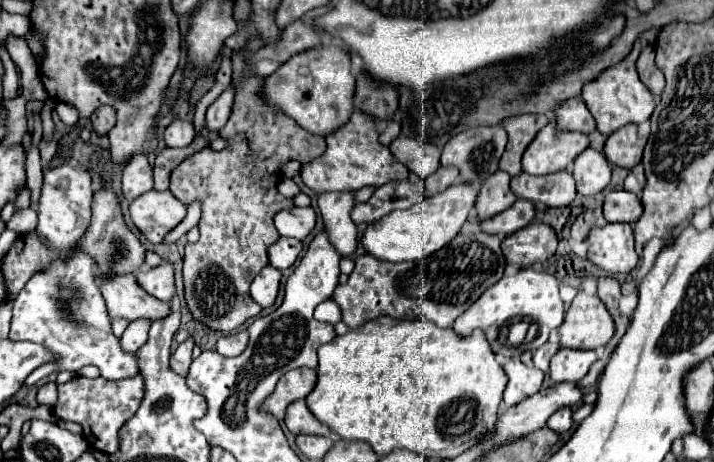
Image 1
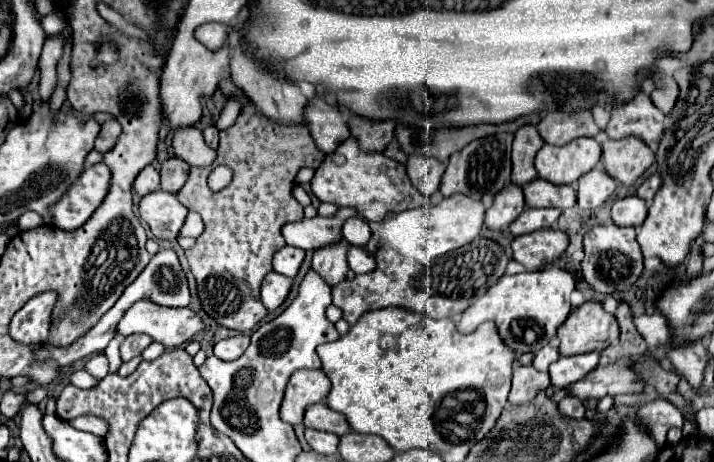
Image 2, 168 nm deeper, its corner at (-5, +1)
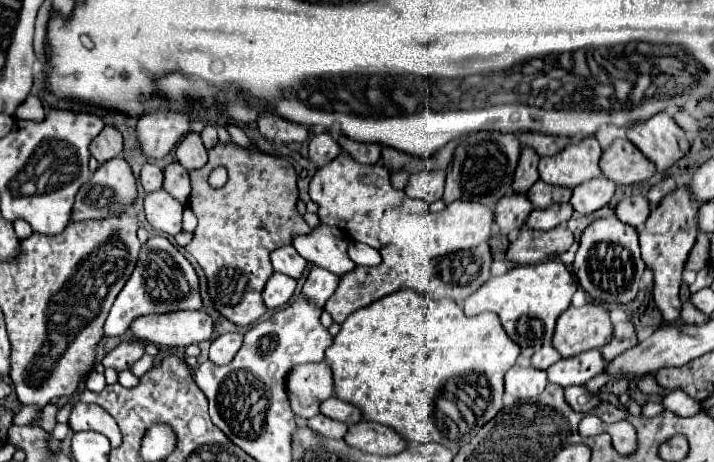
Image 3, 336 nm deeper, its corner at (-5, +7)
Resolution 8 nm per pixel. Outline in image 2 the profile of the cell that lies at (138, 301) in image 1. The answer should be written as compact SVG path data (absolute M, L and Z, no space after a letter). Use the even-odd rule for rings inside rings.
M139 300L139 304L133 304L133 308L129 308L123 316L123 320L119 322L117 332L121 336L131 336L131 334L147 334L151 336L155 342L163 344L165 348L177 348L185 342L189 342L195 334L199 334L203 330L203 322L201 318L191 310L191 308L163 308L163 306L155 306L149 300Z

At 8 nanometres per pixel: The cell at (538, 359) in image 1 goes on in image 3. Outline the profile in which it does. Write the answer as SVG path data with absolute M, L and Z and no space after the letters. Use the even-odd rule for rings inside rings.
M541 346L533 356L531 356L531 366L539 368L539 370L547 370L551 364L555 364L557 360L561 360L561 354L551 346Z

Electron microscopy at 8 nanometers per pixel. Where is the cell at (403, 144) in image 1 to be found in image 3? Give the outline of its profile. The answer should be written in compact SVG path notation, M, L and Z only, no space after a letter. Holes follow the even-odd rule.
M423 170L409 176L405 192L411 198L421 198L431 204L443 196L443 186L445 186L445 170Z

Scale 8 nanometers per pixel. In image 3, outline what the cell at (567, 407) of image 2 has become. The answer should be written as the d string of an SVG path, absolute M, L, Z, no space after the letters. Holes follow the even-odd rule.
M567 386L565 400L575 412L583 412L583 414L589 414L599 404L597 396L589 394L583 386Z

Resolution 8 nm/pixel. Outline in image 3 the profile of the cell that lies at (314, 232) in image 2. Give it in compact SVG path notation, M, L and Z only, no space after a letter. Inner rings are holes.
M319 224L311 228L311 234L297 234L293 238L293 248L311 264L323 266L337 276L343 276L355 268L355 264L347 256L349 240L347 236L327 224Z

